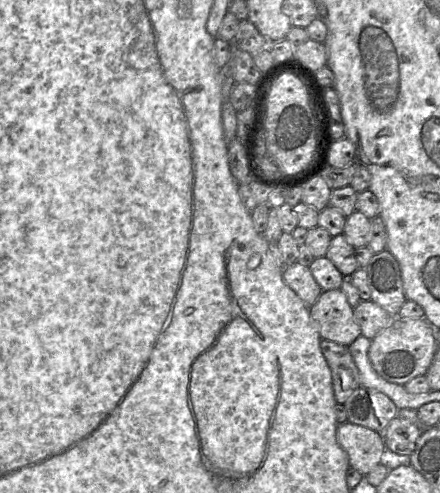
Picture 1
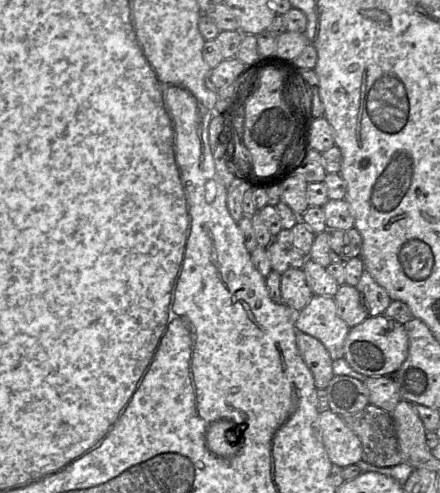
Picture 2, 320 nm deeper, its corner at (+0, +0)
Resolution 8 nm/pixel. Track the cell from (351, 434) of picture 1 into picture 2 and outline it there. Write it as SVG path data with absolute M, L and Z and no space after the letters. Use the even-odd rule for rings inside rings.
M331 410L319 413L322 442L330 461L345 468L362 459L362 444L358 436Z

